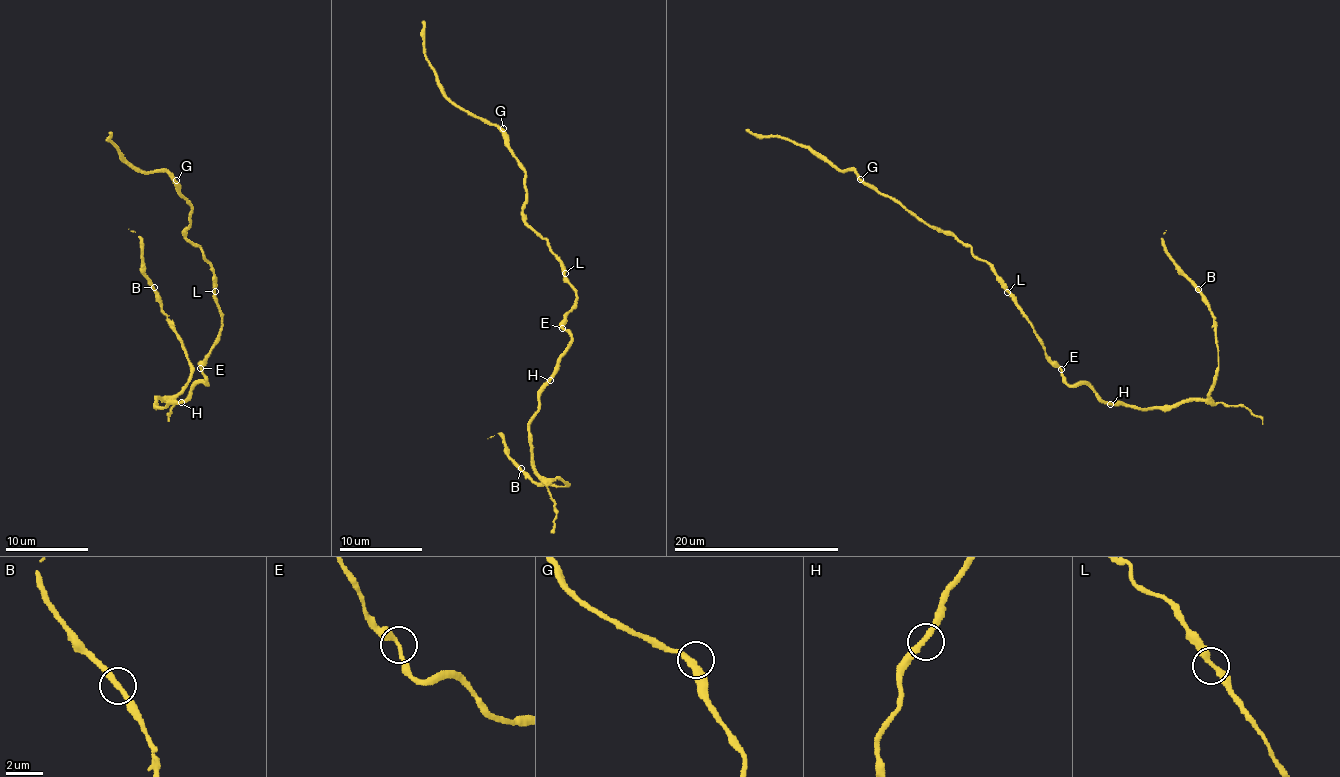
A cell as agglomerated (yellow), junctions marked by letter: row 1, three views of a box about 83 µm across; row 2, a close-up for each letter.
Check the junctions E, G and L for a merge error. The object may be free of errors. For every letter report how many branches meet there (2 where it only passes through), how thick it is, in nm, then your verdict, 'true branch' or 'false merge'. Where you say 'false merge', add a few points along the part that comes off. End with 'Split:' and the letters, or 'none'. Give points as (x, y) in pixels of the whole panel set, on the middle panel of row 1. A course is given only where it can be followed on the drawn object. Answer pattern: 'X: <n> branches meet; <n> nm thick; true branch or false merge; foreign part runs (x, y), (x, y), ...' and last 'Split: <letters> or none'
E: 2 branches meet; 320 nm thick; true branch
G: 2 branches meet; 320 nm thick; true branch
L: 2 branches meet; 320 nm thick; true branch
Split: none

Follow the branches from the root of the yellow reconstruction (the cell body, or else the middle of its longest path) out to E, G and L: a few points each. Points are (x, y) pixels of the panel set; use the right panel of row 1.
E: (1044, 350), (1060, 369)
G: (1044, 350), (1041, 338), (1003, 279), (973, 254), (968, 246), (926, 225), (860, 179)
L: (1044, 350), (1031, 321), (1007, 292)

